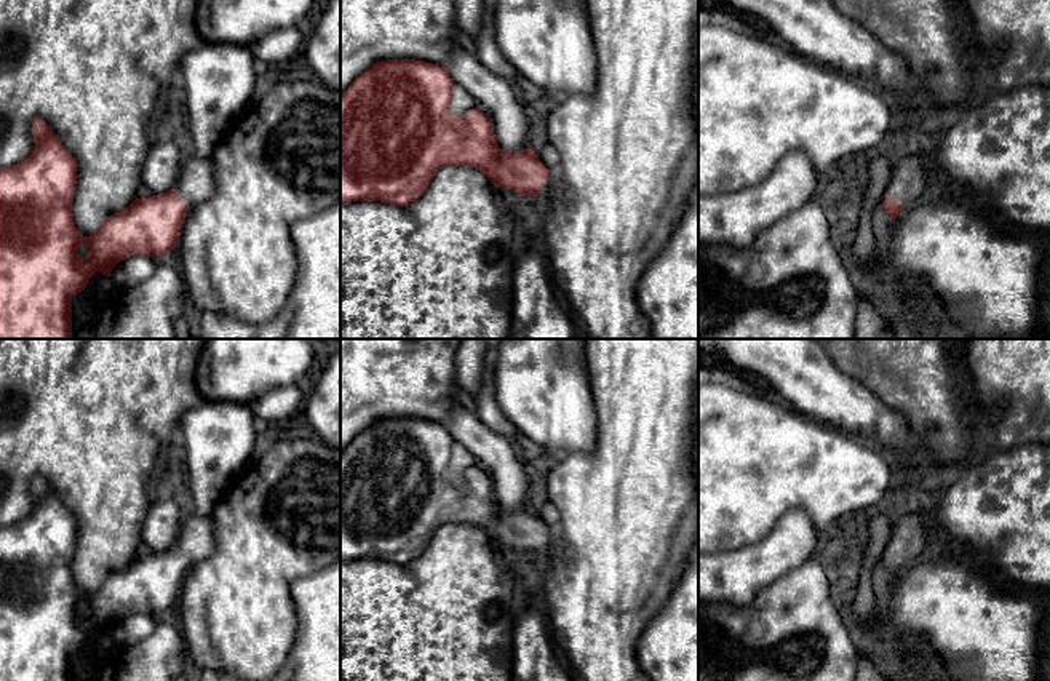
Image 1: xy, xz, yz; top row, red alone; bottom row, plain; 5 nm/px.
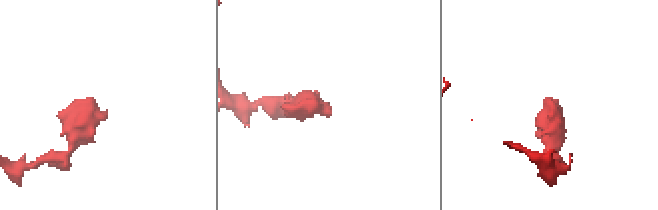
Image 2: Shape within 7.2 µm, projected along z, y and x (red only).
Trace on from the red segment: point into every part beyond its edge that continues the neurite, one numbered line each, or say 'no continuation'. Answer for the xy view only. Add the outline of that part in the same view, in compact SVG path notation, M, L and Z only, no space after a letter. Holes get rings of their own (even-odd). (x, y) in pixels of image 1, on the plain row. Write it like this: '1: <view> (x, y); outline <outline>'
1: xy (195, 542); outline M187 510L174 547L190 564L211 556L216 550L214 524L211 516L198 516Z

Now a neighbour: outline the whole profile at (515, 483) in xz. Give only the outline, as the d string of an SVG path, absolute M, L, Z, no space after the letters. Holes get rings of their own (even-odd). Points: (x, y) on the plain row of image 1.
M457 400L444 425L492 478L495 499L503 510L515 512L532 505L537 478L532 467L523 462L513 443L484 425Z

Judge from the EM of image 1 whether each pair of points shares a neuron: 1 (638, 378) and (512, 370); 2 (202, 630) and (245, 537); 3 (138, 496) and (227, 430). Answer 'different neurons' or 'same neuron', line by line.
1: different neurons
2: same neuron
3: different neurons

